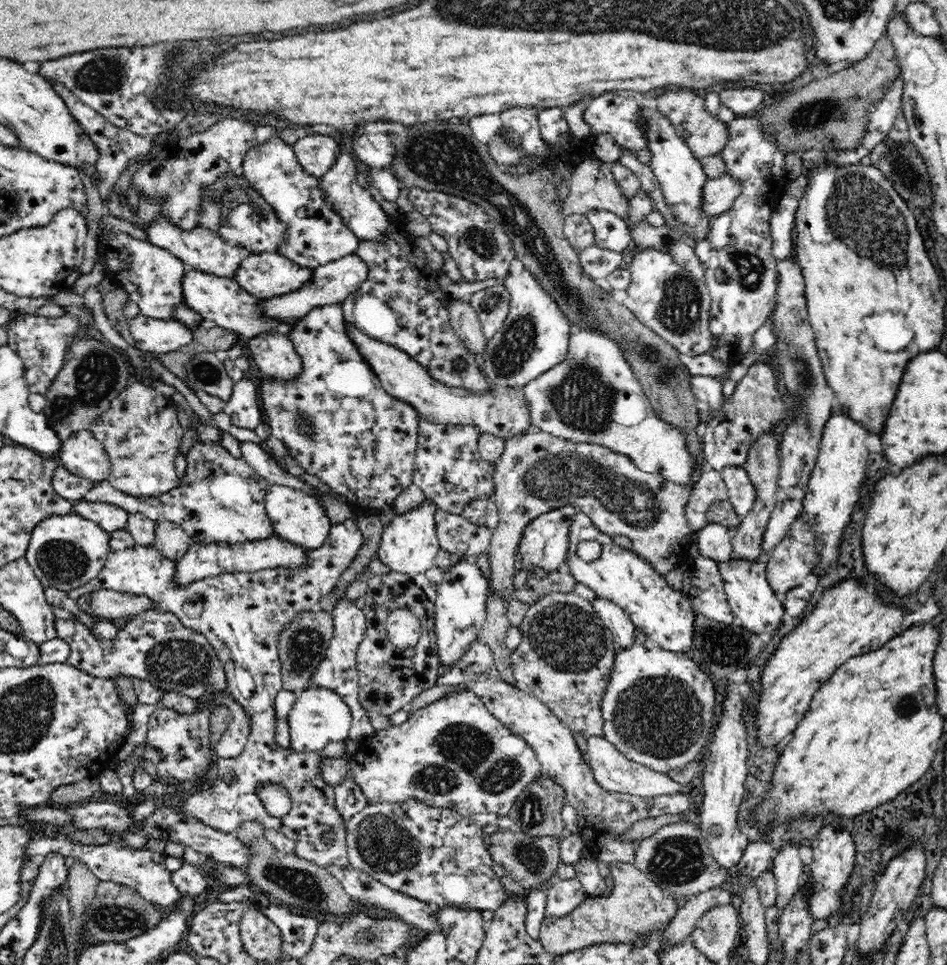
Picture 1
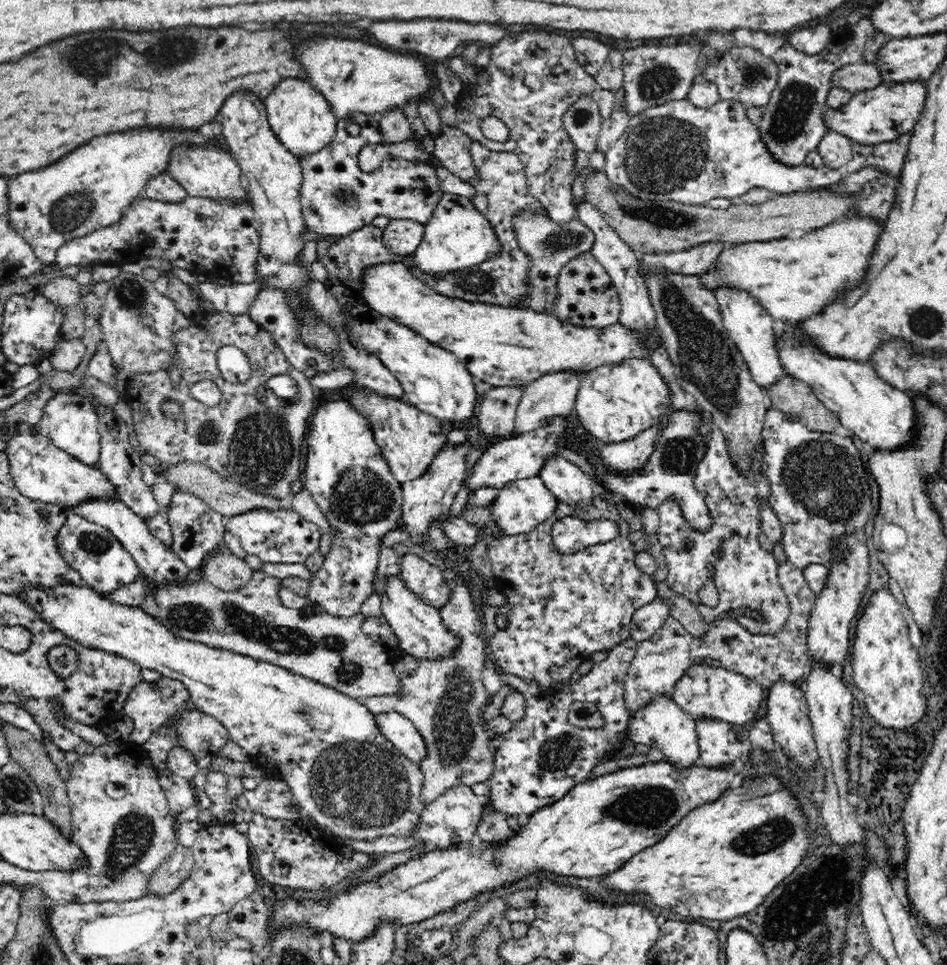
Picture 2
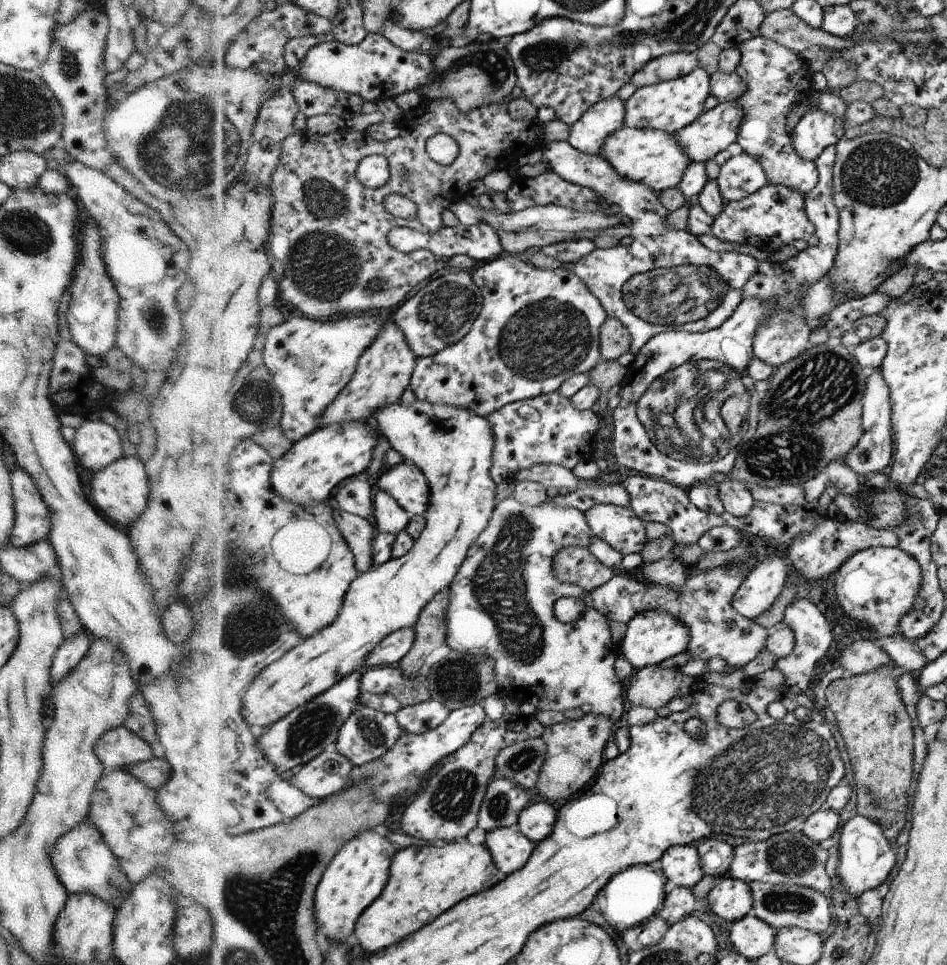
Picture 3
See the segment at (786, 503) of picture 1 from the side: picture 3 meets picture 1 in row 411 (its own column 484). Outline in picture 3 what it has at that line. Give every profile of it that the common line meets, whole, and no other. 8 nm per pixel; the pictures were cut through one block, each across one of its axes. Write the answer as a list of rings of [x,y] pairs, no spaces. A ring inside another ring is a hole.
[[[497,776],[480,808],[478,826],[484,832],[516,825],[520,814],[530,804],[530,794],[516,786],[512,779]]]

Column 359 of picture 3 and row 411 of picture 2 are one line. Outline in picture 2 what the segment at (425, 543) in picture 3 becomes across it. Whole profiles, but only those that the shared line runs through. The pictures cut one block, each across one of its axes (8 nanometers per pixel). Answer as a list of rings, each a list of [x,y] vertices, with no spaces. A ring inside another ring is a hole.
[[[628,360],[625,364],[603,367],[581,378],[574,409],[578,411],[580,424],[606,444],[637,440],[652,428],[661,428],[673,408],[673,389],[660,370],[648,360]]]

